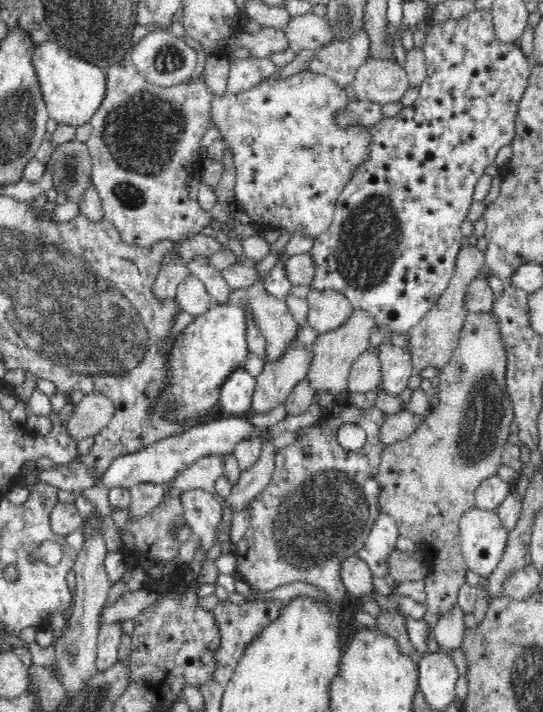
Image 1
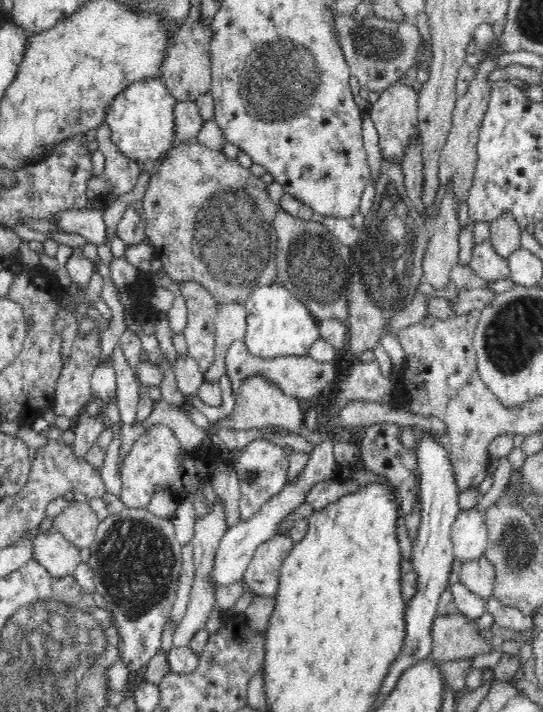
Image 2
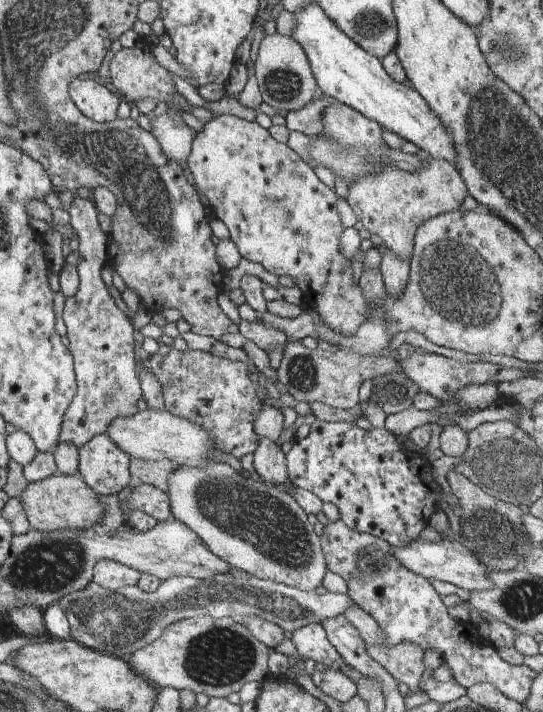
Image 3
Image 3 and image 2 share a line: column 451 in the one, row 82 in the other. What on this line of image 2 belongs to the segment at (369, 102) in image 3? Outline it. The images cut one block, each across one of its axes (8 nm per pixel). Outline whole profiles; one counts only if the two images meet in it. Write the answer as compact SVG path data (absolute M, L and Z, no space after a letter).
M160 78L129 83L109 103L105 115L112 143L127 158L138 163L150 159L156 164L160 156L167 156L174 147L174 105L177 102Z

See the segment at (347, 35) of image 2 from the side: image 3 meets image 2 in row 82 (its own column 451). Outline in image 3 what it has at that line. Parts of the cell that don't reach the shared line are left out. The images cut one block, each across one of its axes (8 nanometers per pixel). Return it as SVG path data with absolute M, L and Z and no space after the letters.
M424 352L422 355L415 354L412 358L406 360L398 357L402 372L413 382L416 383L420 390L431 393L437 398L439 403L446 403L450 400L456 391L470 383L484 384L492 382L492 376L500 371L501 367L487 361L477 361L473 363L459 363L455 359L449 359L436 353Z

